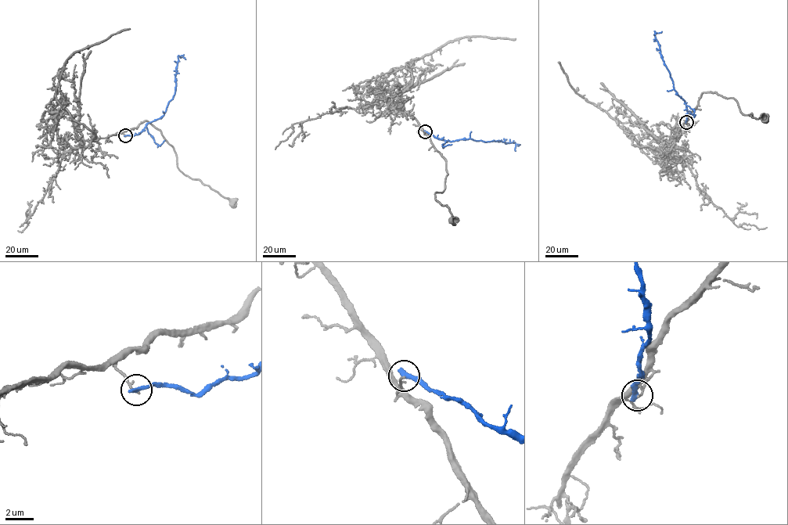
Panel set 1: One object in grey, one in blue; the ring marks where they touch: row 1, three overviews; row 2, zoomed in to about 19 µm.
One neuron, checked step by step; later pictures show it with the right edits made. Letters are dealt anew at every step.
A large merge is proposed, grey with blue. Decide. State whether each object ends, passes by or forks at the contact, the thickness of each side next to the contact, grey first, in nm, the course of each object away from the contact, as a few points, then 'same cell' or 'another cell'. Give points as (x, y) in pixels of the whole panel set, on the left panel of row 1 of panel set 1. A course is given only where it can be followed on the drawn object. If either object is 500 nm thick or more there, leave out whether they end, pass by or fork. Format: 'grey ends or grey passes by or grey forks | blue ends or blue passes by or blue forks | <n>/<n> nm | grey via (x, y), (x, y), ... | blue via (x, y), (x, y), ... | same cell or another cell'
grey ends | blue ends | 170/360 nm | grey via (125, 135), (117, 132), (84, 141), (76, 127), (79, 115), (66, 113), (55, 93), (73, 52), (130, 29) | blue via (125, 135), (138, 134), (147, 124), (161, 118), (174, 93), (178, 56), (182, 55), (185, 59) | another cell

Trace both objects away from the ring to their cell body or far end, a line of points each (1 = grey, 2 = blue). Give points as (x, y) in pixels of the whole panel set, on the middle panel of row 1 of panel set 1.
1: (425, 131), (416, 120), (394, 102), (410, 87), (404, 79), (409, 68), (406, 63), (469, 36), (515, 40)
2: (425, 131), (450, 142), (464, 138), (519, 144)

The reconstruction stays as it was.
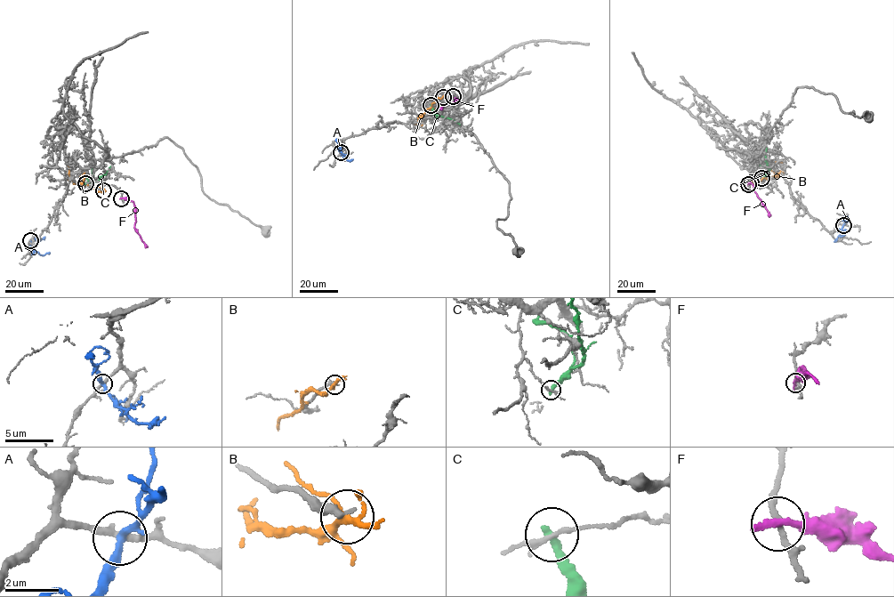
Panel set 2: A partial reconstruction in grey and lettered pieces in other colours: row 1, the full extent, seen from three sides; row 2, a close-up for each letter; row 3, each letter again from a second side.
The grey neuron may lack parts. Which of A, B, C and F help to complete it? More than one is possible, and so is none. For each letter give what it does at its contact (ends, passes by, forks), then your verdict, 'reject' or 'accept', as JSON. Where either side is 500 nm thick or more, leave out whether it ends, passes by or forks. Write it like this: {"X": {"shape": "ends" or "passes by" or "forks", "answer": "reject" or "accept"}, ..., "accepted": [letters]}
{"A": {"shape": "passes by", "answer": "reject"}, "B": {"shape": "forks", "answer": "reject"}, "C": {"shape": "ends", "answer": "reject"}, "F": {"shape": "ends", "answer": "reject"}, "accepted": []}

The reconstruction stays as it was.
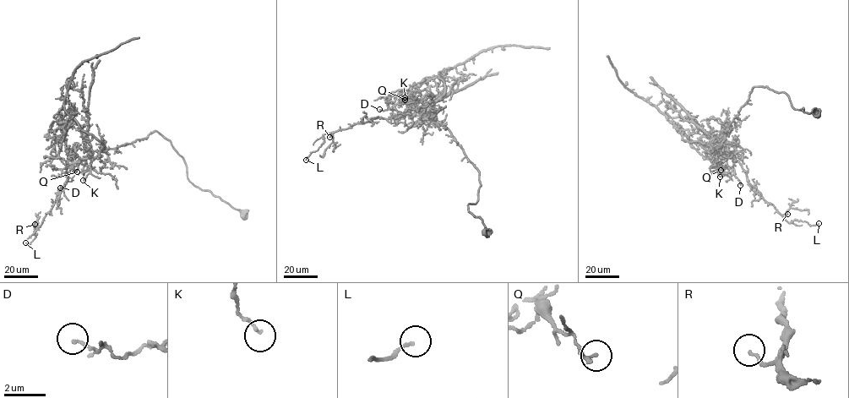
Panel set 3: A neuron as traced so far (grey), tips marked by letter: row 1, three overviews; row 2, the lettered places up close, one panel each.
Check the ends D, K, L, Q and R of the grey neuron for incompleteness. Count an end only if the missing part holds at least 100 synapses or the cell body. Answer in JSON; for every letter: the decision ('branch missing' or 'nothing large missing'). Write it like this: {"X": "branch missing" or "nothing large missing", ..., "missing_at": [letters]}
{"D": "nothing large missing", "K": "nothing large missing", "L": "nothing large missing", "Q": "nothing large missing", "R": "nothing large missing", "missing_at": []}

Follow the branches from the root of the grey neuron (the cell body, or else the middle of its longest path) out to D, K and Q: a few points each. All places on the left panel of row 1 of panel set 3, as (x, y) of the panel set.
D: (101, 149), (95, 150), (89, 157), (71, 163), (67, 169), (67, 180), (60, 188)
K: (101, 149), (93, 151), (90, 171), (83, 180)
Q: (101, 149), (95, 150), (89, 157), (64, 167), (72, 166), (77, 171)

